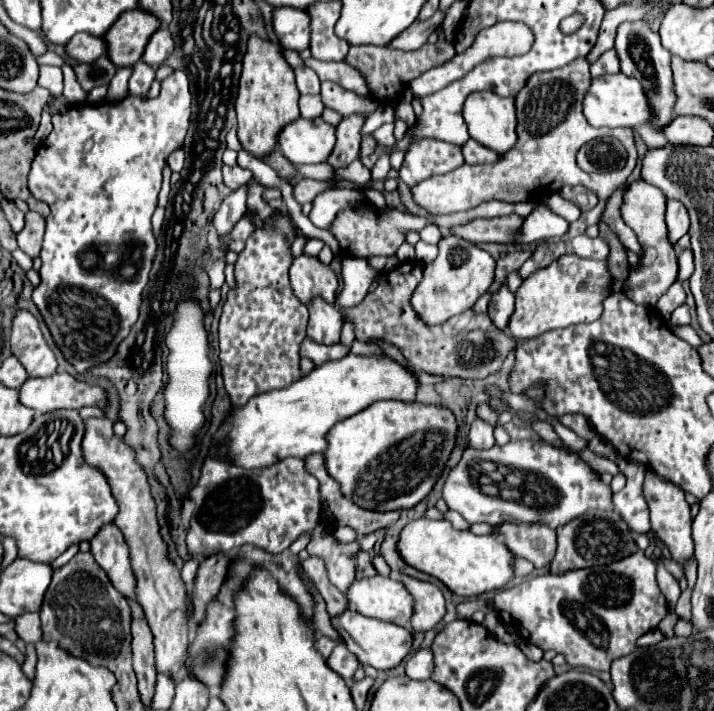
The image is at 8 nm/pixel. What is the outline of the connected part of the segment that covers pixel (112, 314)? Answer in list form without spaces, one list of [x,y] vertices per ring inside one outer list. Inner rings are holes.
[[[174,70],[162,80],[158,98],[142,100],[138,96],[126,96],[120,102],[72,106],[68,112],[52,116],[54,130],[42,142],[32,162],[28,188],[36,198],[48,202],[52,210],[46,218],[46,234],[40,252],[42,282],[34,288],[32,302],[38,306],[56,344],[78,374],[112,358],[118,344],[128,336],[132,324],[140,316],[142,290],[148,284],[156,254],[150,216],[156,210],[166,158],[184,144],[190,126],[190,102],[188,78],[184,72]]]

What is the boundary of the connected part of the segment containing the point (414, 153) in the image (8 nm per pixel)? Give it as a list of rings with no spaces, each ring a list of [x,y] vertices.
[[[422,138],[408,148],[404,164],[400,168],[400,180],[412,188],[434,174],[446,174],[462,164],[464,156],[460,146],[442,140]]]

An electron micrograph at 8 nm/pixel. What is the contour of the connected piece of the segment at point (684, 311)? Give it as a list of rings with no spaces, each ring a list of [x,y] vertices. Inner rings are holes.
[[[682,304],[680,308],[676,308],[670,316],[670,324],[690,324],[690,314],[688,314],[688,306]]]

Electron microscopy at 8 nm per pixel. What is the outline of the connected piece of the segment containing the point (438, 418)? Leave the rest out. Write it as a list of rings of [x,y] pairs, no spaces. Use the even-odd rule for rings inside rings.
[[[376,402],[368,410],[358,412],[356,416],[342,420],[336,424],[326,440],[326,468],[328,474],[340,482],[340,488],[344,496],[348,496],[352,502],[356,502],[362,508],[368,510],[404,510],[416,506],[420,500],[424,500],[436,480],[440,478],[452,450],[456,444],[458,434],[458,422],[452,410],[438,406],[438,404],[422,404],[422,402]]]

